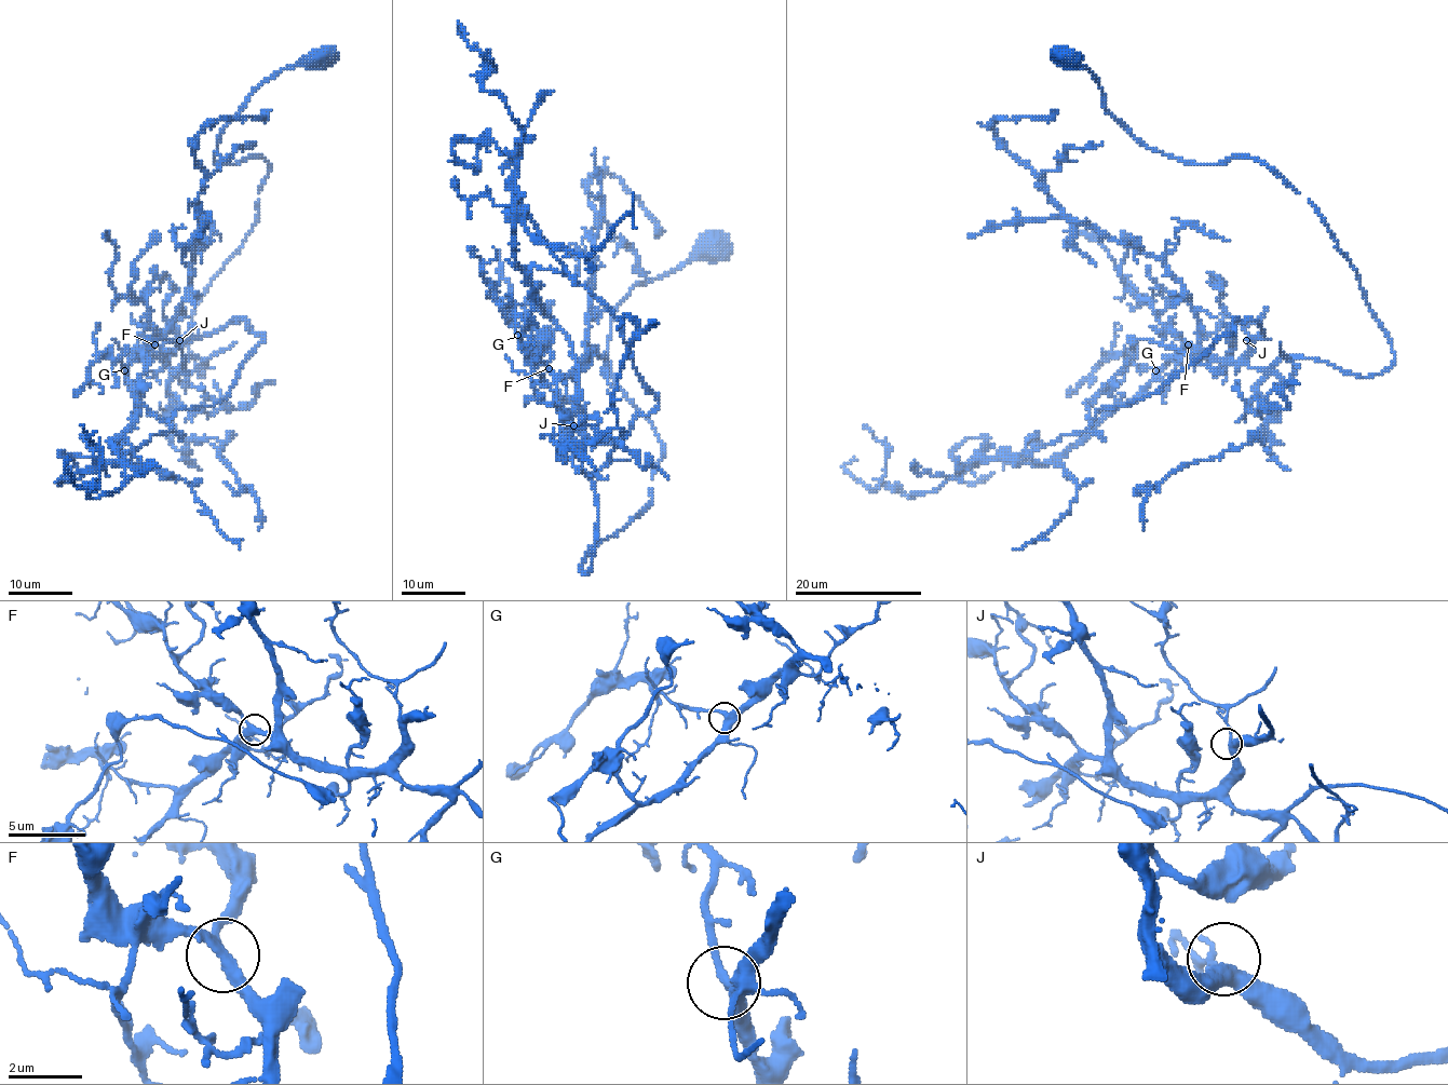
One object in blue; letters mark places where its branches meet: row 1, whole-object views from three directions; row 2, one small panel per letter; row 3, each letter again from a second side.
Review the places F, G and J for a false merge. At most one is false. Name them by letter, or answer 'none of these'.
none of these

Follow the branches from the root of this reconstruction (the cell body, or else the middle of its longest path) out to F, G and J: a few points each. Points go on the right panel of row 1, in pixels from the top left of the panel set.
F: (1065, 59), (1146, 146), (1271, 166), (1353, 266), (1394, 358), (1356, 377), (1189, 344)
G: (1065, 59), (1146, 146), (1271, 166), (1321, 216), (1394, 354), (1356, 377), (1182, 347), (1155, 370)
J: (1065, 59), (1146, 146), (1271, 166), (1353, 266), (1394, 358), (1368, 377), (1307, 357), (1250, 367), (1246, 340)

